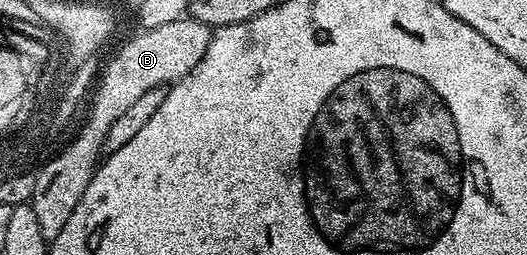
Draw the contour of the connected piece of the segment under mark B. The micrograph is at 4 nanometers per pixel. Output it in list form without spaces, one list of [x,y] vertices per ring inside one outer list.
[[[184,16],[173,20],[173,24],[161,24],[161,28],[149,28],[148,31],[132,33],[127,43],[112,56],[102,67],[97,78],[97,85],[90,95],[91,111],[86,111],[79,127],[80,140],[63,154],[54,165],[43,171],[37,188],[33,188],[29,204],[37,216],[37,224],[41,224],[41,236],[53,239],[61,228],[65,228],[69,216],[73,216],[73,208],[85,196],[85,188],[89,188],[87,178],[91,165],[99,165],[104,153],[103,145],[109,128],[113,128],[117,116],[122,116],[127,109],[145,92],[153,92],[170,87],[180,82],[205,56],[205,48],[211,43],[212,27],[199,23],[197,19]]]

